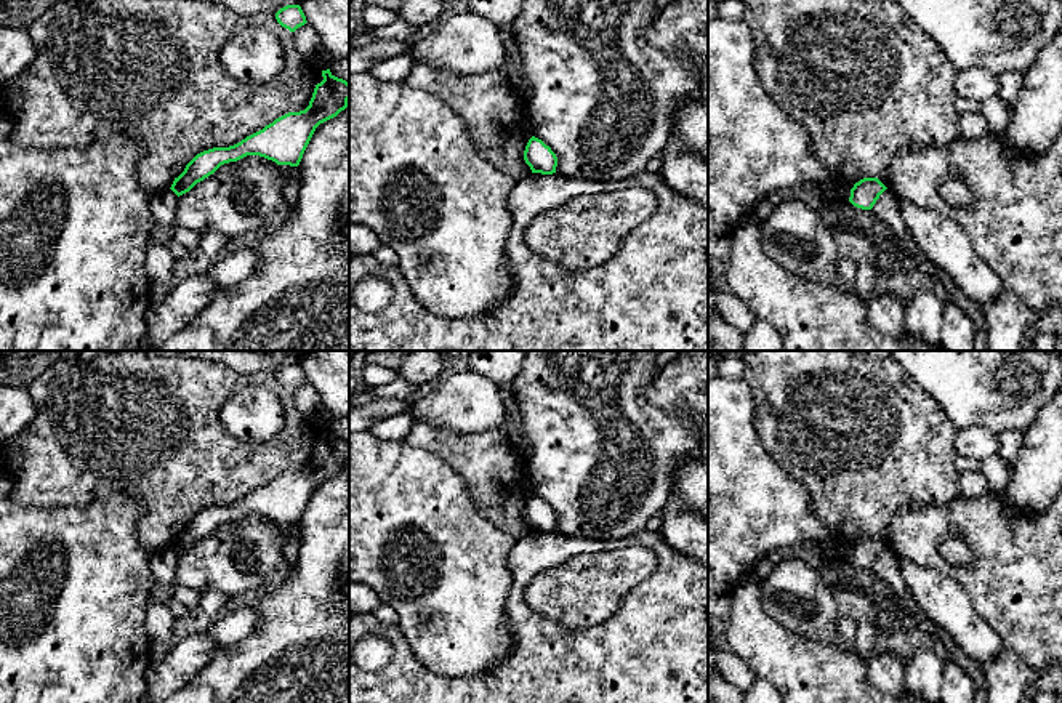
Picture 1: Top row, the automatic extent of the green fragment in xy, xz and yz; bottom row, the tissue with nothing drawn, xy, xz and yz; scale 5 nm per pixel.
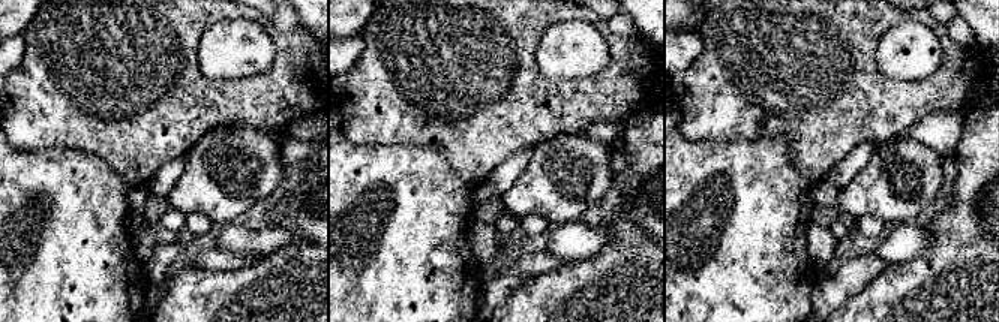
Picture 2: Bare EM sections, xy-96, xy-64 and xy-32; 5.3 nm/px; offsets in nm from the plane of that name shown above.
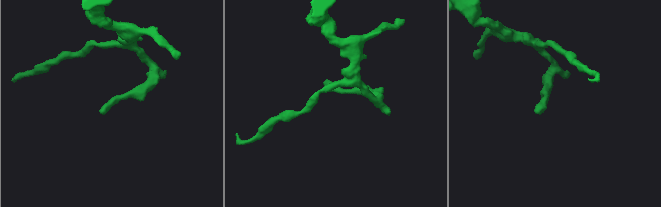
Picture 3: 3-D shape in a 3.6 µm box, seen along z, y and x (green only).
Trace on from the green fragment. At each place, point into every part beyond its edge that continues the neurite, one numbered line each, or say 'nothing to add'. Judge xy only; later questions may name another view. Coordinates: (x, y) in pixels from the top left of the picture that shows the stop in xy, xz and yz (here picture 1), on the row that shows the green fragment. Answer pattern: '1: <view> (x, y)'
nothing to add

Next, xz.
nothing to add

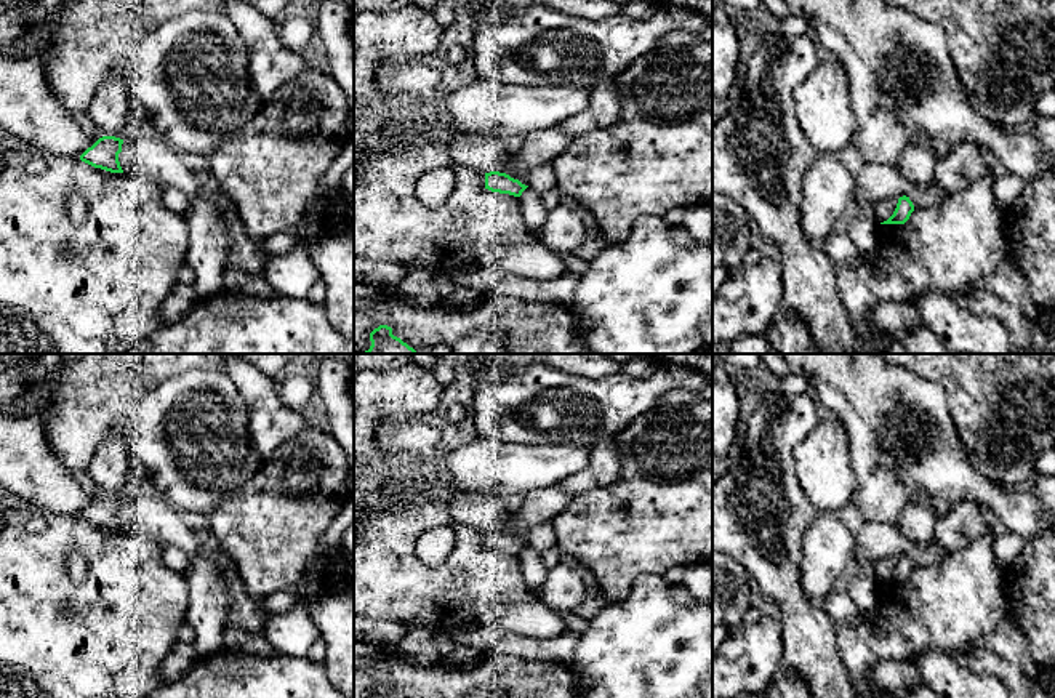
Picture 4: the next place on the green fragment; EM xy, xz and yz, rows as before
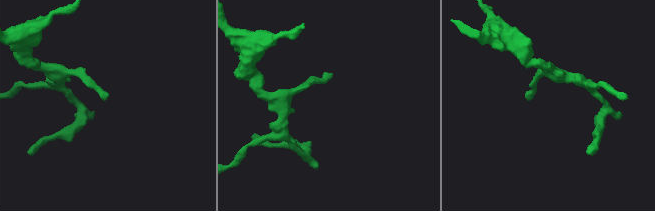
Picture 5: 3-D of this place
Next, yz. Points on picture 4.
nothing to add

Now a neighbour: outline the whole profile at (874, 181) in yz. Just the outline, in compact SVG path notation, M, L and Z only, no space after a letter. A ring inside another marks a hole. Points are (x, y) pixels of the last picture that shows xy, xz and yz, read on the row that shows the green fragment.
M864 163L855 174L852 194L852 211L861 205L874 205L881 200L906 195L914 208L938 207L945 191L932 183L930 186L911 184L897 165Z

